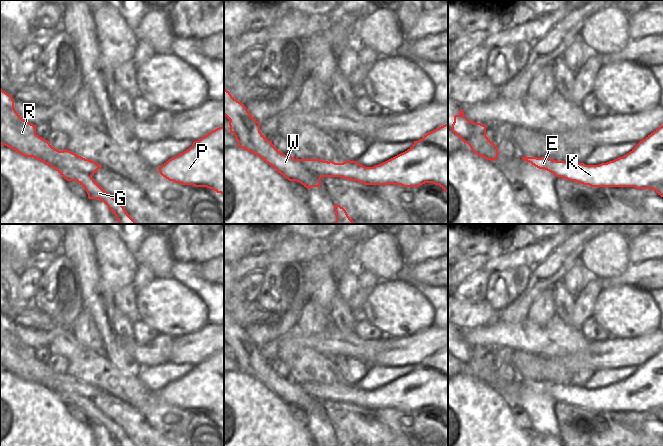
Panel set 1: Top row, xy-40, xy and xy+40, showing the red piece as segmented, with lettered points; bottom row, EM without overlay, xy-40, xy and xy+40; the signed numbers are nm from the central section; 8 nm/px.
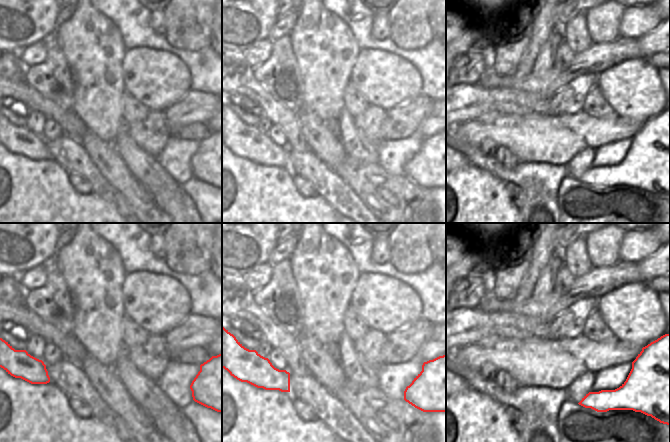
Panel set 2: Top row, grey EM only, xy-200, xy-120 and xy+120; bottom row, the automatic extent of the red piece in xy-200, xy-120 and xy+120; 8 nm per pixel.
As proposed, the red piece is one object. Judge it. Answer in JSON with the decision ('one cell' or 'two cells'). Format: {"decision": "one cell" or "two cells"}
{"decision": "two cells"}

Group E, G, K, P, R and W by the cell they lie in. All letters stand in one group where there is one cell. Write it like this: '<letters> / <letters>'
E G R W / K P

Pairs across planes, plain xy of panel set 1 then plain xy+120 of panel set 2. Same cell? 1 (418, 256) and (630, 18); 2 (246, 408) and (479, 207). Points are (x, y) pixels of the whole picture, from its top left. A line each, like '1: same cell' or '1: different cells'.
1: same cell
2: same cell

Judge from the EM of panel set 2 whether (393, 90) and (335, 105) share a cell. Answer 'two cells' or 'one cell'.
two cells

